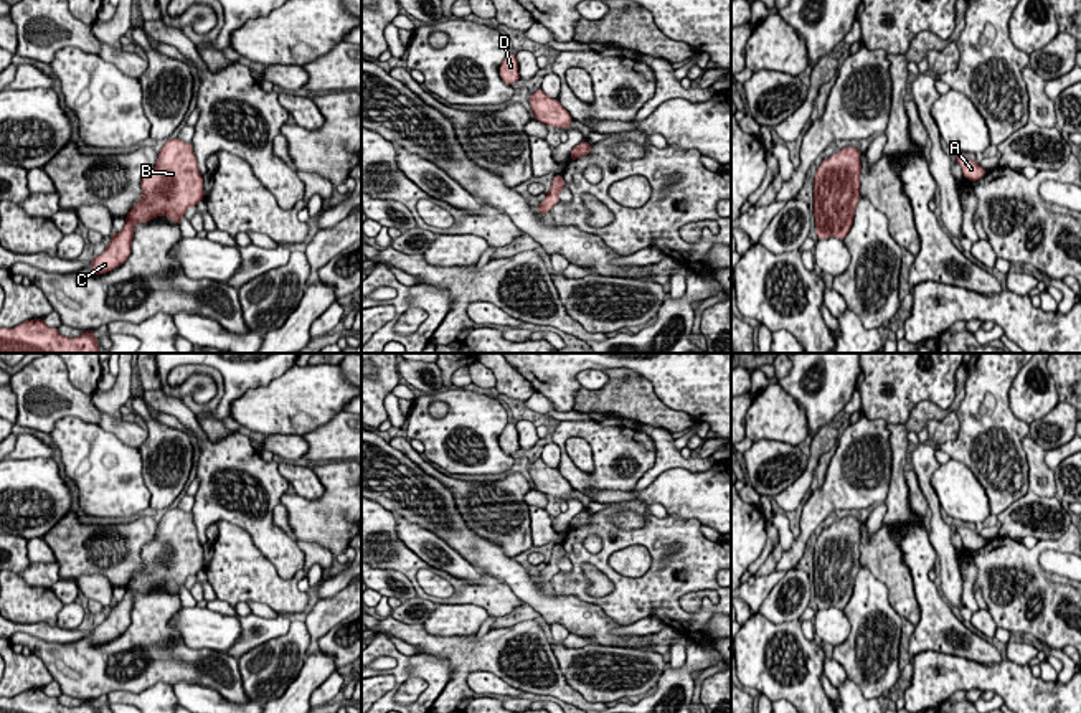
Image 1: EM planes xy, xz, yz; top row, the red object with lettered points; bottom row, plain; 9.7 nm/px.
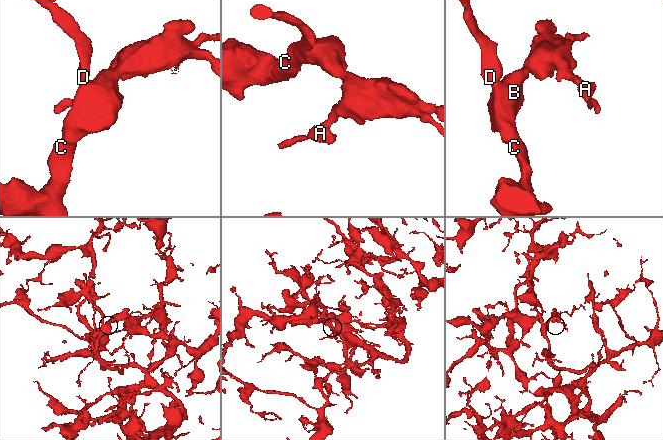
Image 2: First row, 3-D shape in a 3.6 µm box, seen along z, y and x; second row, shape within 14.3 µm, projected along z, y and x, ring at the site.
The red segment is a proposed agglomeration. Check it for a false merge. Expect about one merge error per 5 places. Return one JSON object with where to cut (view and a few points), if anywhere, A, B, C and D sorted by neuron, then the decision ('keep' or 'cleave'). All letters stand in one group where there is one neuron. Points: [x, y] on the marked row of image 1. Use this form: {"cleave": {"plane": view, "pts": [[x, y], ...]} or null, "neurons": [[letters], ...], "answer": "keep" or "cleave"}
{"cleave": null, "neurons": [["A", "B", "C", "D"]], "answer": "keep"}

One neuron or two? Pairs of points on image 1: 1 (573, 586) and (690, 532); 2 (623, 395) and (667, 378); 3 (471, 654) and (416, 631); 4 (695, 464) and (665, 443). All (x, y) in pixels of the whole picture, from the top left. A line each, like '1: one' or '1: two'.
1: one
2: two
3: one
4: one

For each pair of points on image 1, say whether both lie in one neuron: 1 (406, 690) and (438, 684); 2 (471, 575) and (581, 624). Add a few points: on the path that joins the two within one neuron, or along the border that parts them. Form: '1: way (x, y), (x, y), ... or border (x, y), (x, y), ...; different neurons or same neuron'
1: border (428, 684), (418, 677), (410, 677), (393, 695); different neurons
2: border (448, 543), (477, 568); different neurons

